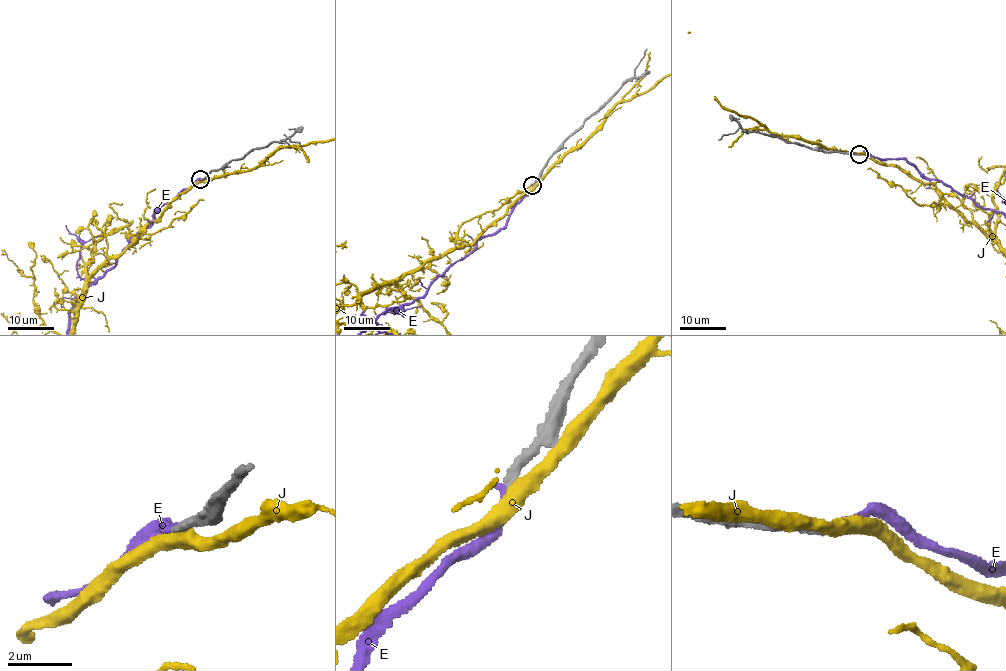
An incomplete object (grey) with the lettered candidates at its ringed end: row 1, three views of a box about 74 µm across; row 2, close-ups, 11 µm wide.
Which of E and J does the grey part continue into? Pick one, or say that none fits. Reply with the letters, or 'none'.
E

